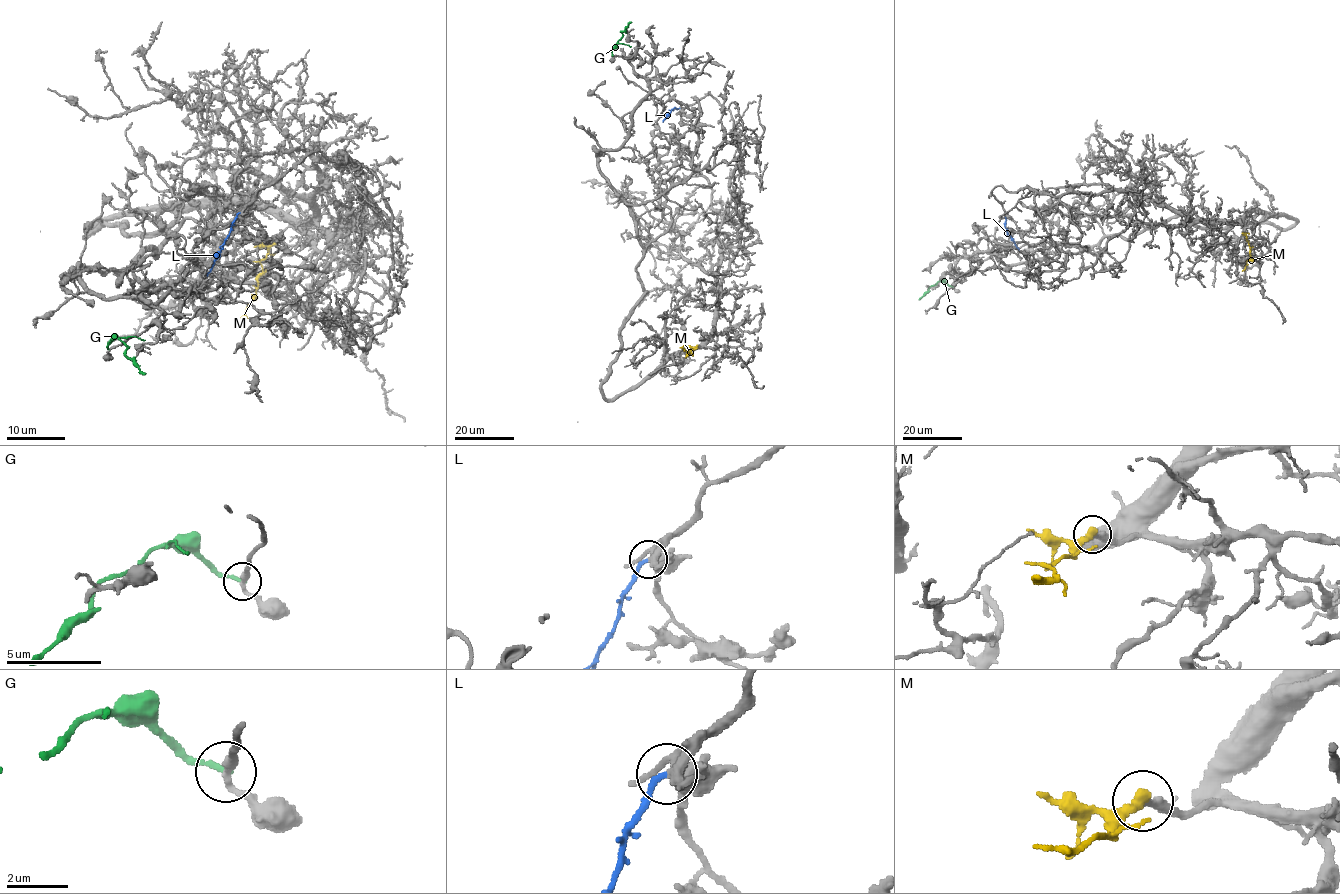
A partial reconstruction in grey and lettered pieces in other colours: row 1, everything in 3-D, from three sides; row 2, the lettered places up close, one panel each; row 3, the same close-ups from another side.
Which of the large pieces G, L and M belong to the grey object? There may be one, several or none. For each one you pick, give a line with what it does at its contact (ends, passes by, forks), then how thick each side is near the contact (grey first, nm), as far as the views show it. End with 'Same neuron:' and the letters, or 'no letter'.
L: It ends there. Thickness 300 nm (grey) against 180 nm
M: It ends there. Thickness 190 nm (grey) against 360 nm
Same neuron: L, M

